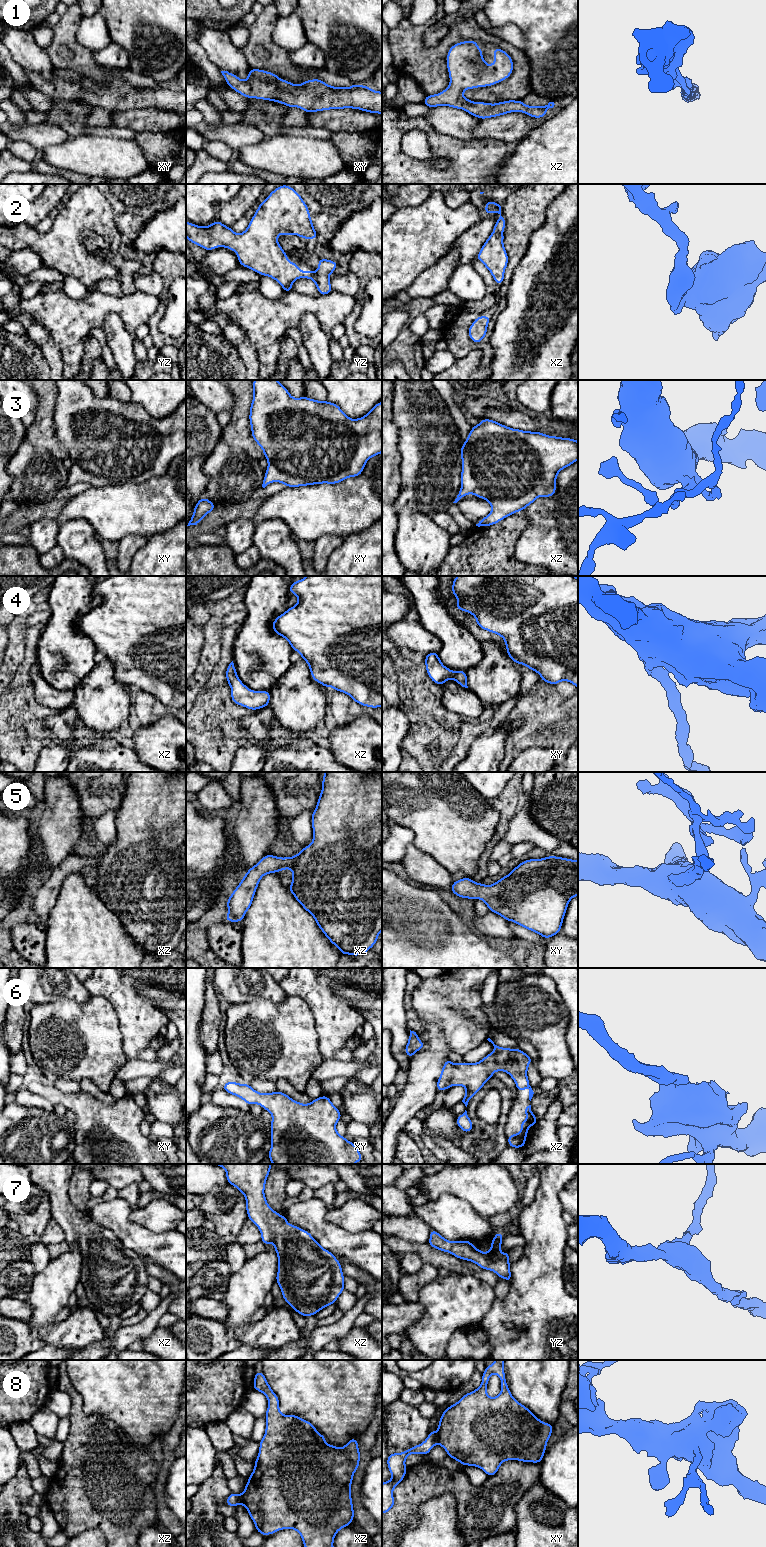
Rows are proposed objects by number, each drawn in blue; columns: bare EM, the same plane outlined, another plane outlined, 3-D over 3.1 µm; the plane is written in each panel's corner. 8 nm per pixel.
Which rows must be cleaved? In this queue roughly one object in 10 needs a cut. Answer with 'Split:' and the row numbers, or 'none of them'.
Split: 8

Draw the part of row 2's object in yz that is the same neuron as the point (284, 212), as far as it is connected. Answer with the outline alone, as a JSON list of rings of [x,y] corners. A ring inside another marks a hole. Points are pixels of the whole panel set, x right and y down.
[[[288,185],[279,186],[260,203],[243,233],[236,234],[218,220],[207,227],[186,222],[188,241],[207,251],[216,247],[233,250],[240,265],[276,280],[284,292],[293,291],[295,280],[307,278],[315,282],[321,296],[331,293],[329,275],[338,264],[320,258],[316,272],[301,271],[296,263],[288,260],[286,252],[279,245],[279,234],[293,234],[312,240],[317,238],[306,203]]]

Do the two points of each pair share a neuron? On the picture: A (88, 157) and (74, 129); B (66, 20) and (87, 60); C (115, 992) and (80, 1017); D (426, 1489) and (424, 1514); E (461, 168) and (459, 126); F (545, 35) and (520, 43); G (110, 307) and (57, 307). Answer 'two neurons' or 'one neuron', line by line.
A: two neurons
B: one neuron
C: two neurons
D: two neurons
E: two neurons
F: two neurons
G: one neuron

